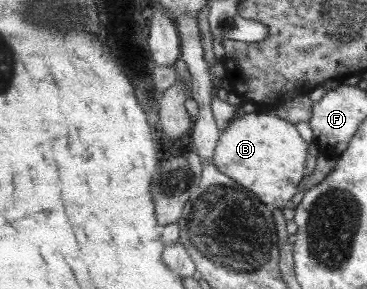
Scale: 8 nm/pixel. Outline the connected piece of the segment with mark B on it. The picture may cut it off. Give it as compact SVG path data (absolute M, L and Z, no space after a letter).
M253 111L252 113L239 113L232 120L231 125L221 132L213 150L211 162L228 178L240 183L245 190L251 191L259 202L272 209L282 210L286 207L286 202L292 198L292 194L296 192L296 184L302 180L304 158L306 158L306 144L298 136L292 123L278 118L273 112L264 114Z

